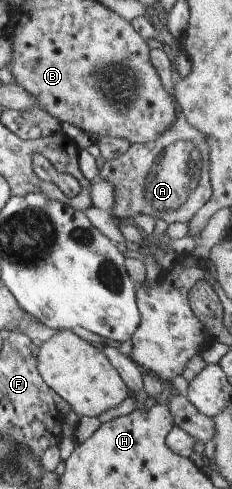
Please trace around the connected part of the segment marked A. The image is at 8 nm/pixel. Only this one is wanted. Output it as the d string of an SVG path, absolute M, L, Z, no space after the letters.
M175 105L174 121L155 139L145 144L133 143L117 158L106 160L98 171L97 178L105 179L114 188L114 213L119 221L131 221L135 214L148 214L167 224L185 223L209 202L212 188L208 177L209 147L207 138L196 134L195 130L186 122L186 118L179 106Z

